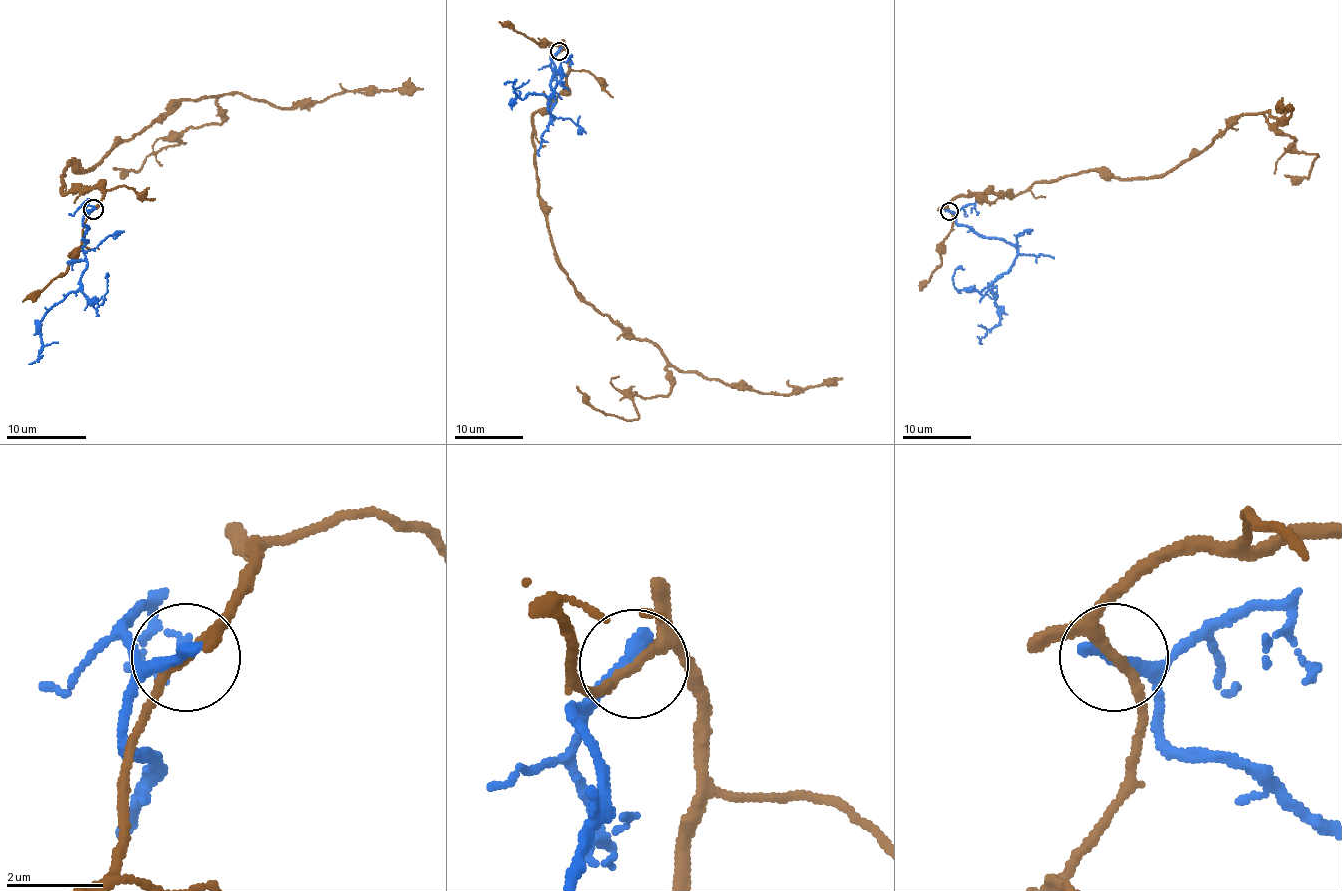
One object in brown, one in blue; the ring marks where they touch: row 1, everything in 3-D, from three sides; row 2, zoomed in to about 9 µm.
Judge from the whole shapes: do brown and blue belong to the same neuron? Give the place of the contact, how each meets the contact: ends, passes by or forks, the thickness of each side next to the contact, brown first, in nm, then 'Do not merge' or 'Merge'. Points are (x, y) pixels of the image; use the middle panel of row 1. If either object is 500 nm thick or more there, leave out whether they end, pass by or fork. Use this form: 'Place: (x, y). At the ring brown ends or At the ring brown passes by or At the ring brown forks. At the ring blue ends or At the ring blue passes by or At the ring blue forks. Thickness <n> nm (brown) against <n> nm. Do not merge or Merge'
Place: (559, 51). At the ring brown passes by. At the ring blue ends. Thickness 220 nm (brown) against 320 nm. Do not merge

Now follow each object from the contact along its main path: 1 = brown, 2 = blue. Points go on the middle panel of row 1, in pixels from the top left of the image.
1: (559, 51), (566, 89), (535, 115), (533, 137), (538, 197), (572, 287), (683, 371), (763, 393), (843, 378)
2: (559, 51), (550, 58), (552, 118), (543, 94), (514, 101), (512, 84), (504, 84)

